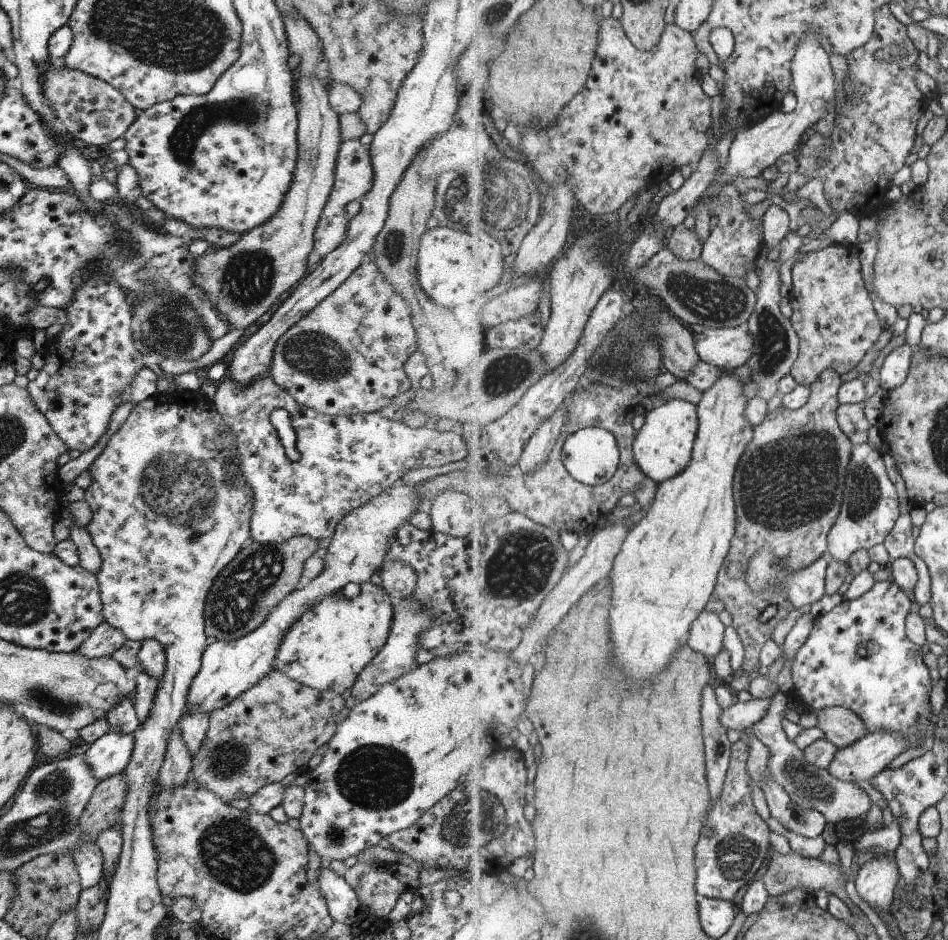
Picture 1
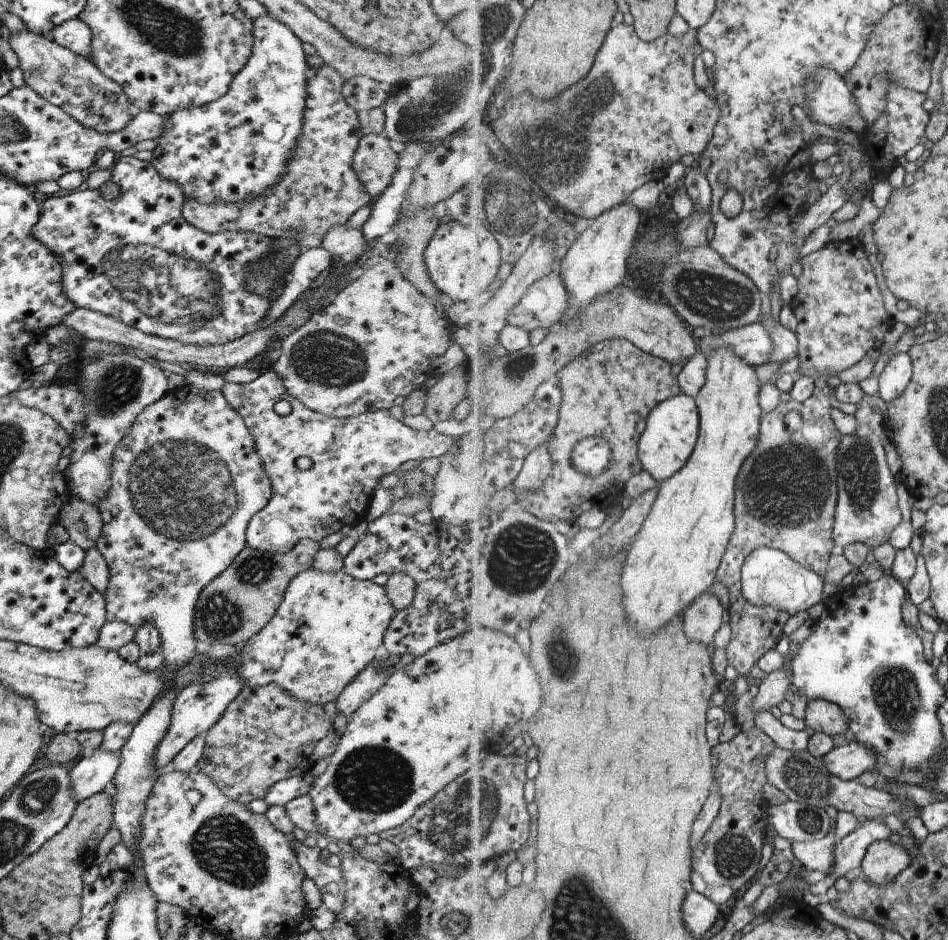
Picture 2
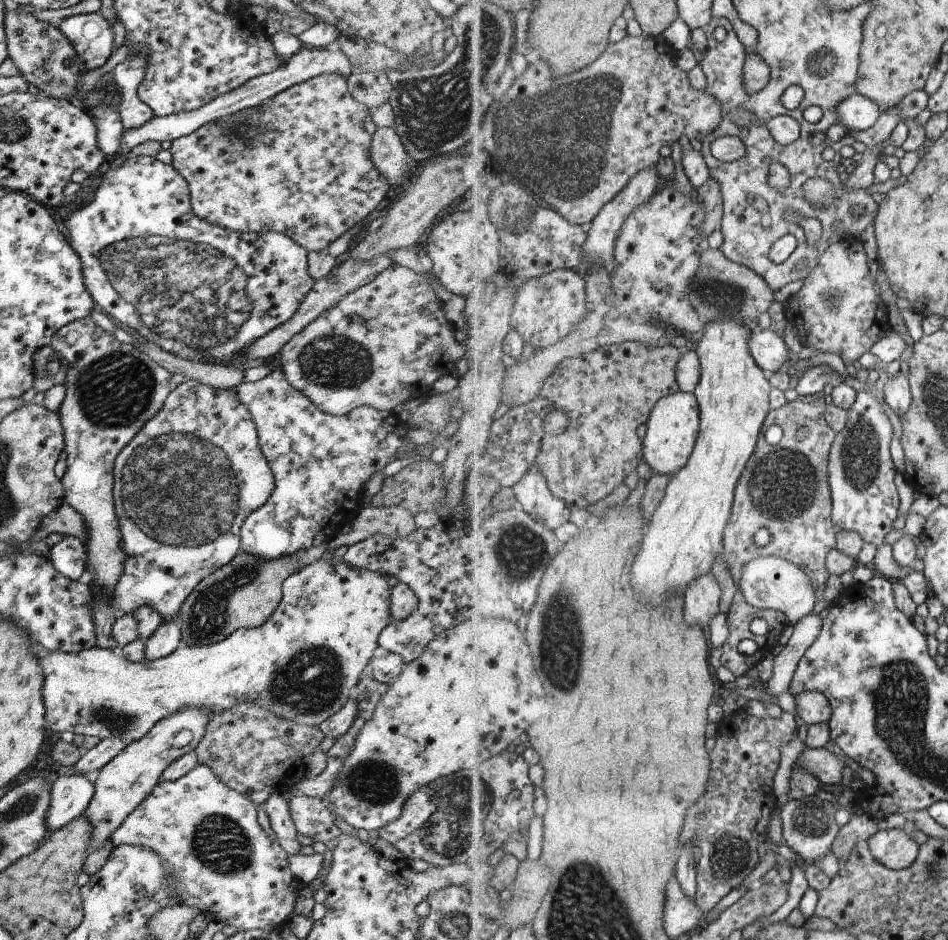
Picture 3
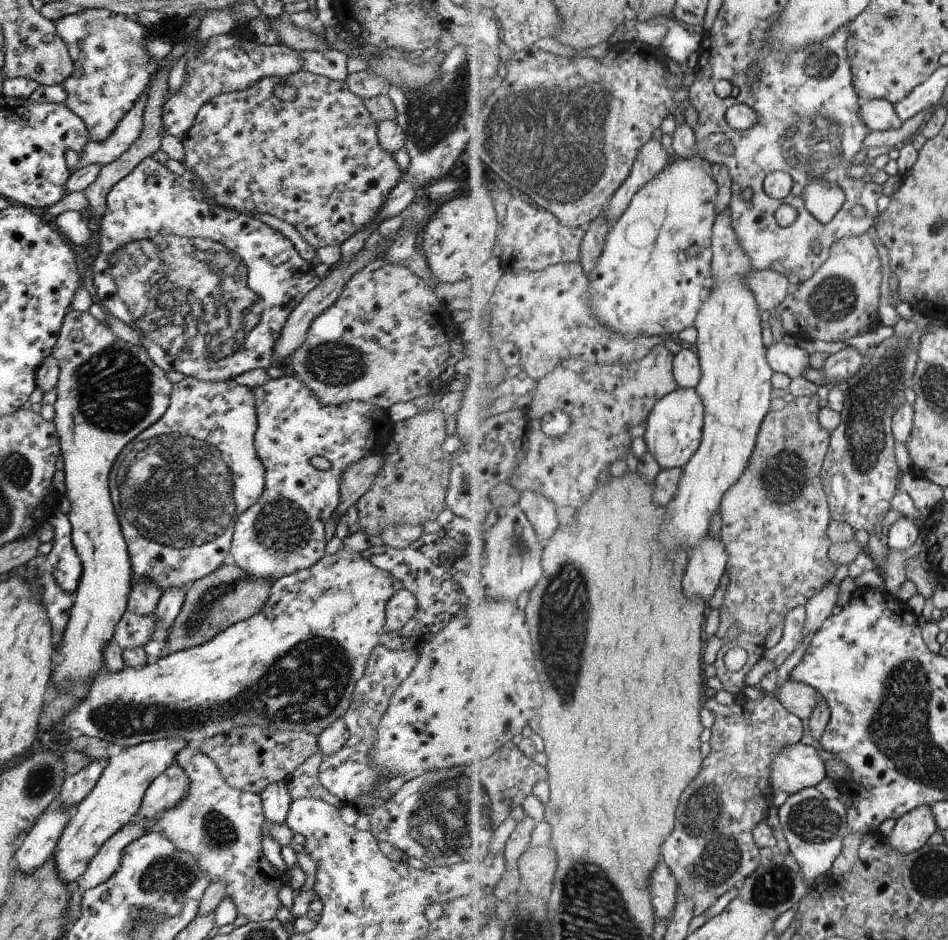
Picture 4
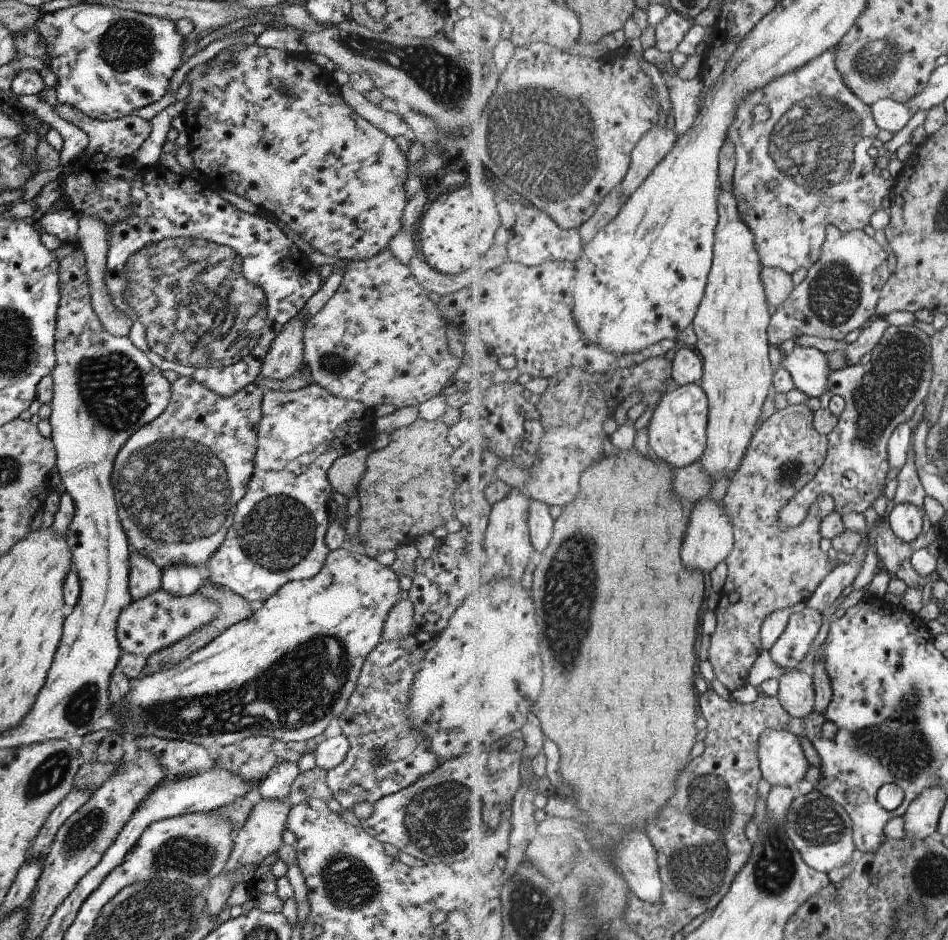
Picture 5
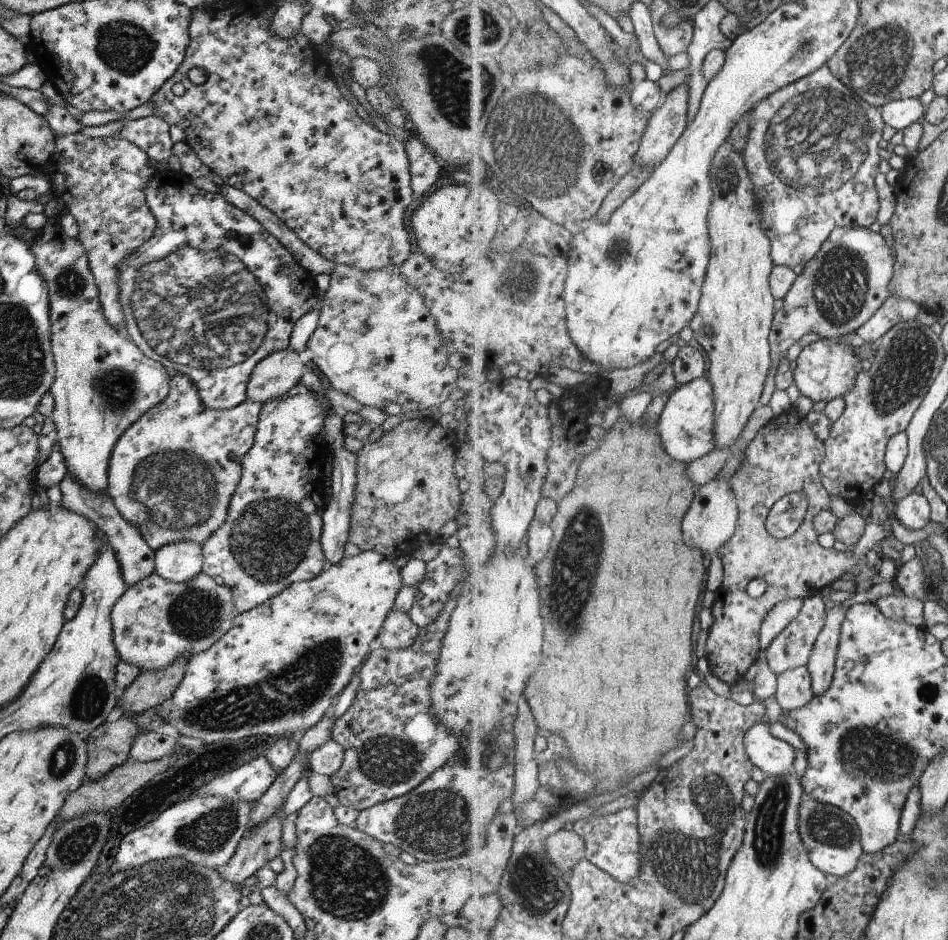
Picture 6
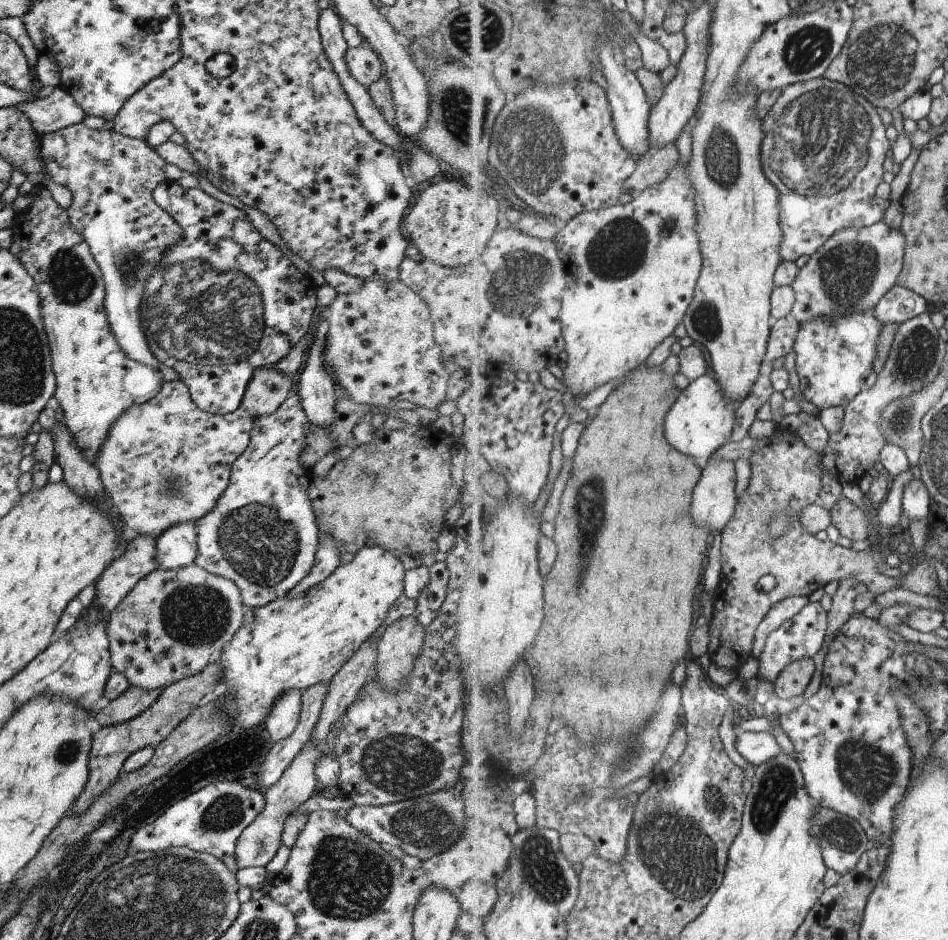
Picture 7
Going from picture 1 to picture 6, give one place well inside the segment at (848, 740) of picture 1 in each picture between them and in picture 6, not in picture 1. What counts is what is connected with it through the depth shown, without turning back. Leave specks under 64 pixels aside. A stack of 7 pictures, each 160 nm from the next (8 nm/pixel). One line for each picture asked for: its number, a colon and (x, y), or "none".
2: (822, 716)
3: (813, 707)
4: (800, 698)
5: (797, 693)
6: (794, 690)

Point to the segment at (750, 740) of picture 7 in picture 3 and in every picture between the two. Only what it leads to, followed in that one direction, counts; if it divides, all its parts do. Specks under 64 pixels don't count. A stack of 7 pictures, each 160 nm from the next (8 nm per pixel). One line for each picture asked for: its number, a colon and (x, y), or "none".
3: (828, 767)
4: (799, 766)
5: (783, 762)
6: (774, 757)

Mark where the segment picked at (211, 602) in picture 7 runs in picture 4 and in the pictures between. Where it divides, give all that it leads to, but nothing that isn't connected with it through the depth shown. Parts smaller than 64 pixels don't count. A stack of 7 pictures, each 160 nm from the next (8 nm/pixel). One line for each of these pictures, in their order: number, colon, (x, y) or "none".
4: (133, 630)
5: (157, 620)
6: (155, 621)

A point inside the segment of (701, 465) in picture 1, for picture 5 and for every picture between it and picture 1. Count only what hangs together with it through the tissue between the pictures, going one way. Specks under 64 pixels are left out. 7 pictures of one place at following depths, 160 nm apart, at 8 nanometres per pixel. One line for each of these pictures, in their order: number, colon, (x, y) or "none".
2: (675, 557)
3: (686, 531)
4: (736, 385)
5: (731, 326)

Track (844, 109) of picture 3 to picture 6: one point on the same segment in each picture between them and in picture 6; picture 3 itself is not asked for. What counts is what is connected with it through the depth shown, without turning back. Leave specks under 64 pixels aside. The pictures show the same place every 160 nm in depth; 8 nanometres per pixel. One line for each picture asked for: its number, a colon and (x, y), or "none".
4: (879, 114)
5: (891, 115)
6: (901, 114)

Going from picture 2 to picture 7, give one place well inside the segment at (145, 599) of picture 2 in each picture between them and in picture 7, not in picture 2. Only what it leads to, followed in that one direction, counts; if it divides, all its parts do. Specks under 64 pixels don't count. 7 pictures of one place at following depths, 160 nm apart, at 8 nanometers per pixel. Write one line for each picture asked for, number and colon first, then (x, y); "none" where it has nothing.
3: (182, 486)
4: (176, 489)
5: (175, 480)
6: (171, 473)
7: (162, 462)

